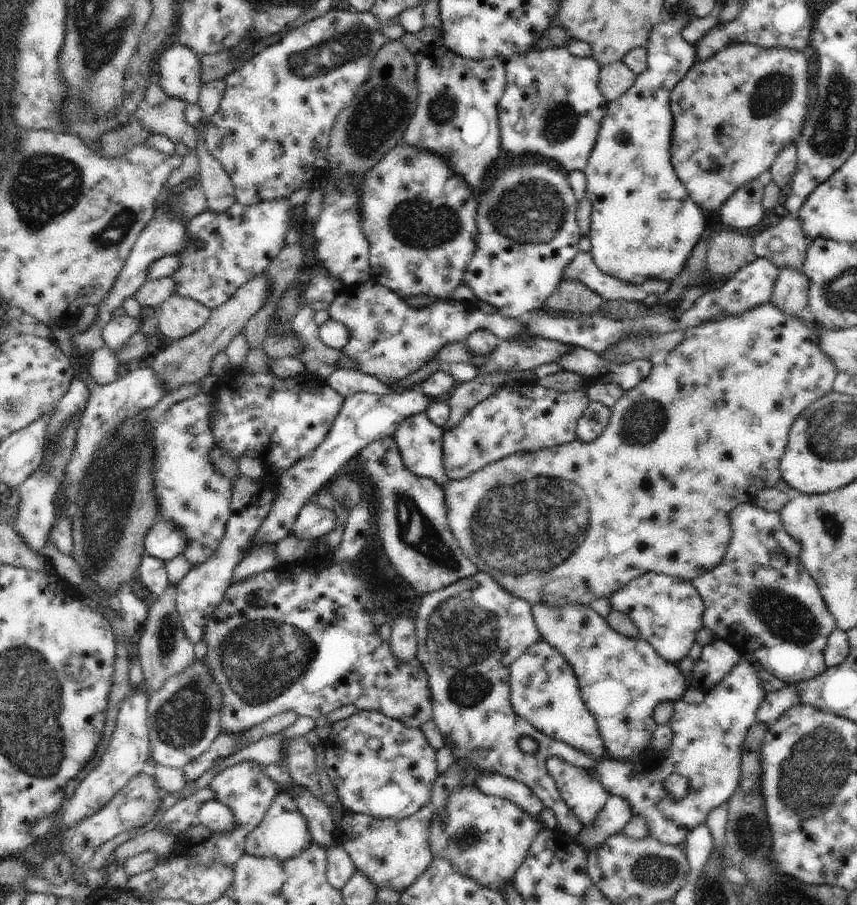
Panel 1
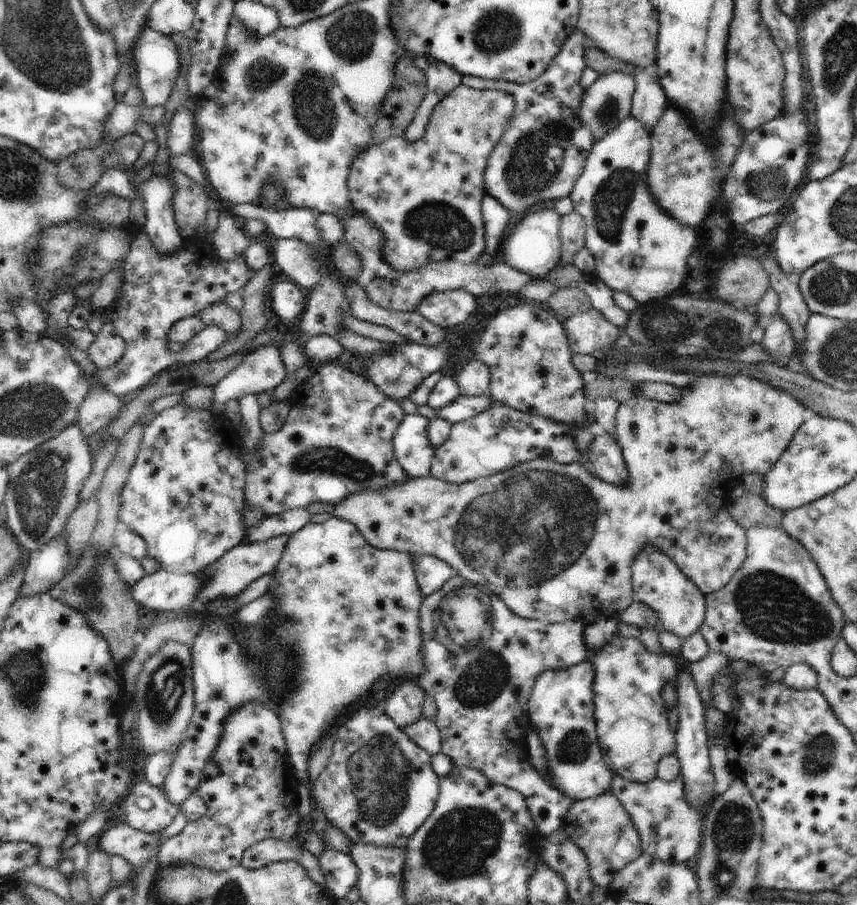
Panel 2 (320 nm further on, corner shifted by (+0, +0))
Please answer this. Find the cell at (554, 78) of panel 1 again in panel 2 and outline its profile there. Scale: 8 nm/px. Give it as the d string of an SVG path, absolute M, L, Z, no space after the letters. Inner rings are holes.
M574 29L574 32L562 45L560 52L546 69L546 72L534 81L524 85L505 81L491 81L480 77L471 77L470 75L464 75L461 80L466 87L478 91L484 91L485 89L503 91L514 98L514 115L511 117L504 135L490 154L484 172L484 183L485 193L494 196L502 206L506 206L508 211L510 213L514 212L516 216L520 216L522 212L526 214L527 211L535 209L536 204L540 204L540 202L558 201L569 197L575 183L584 171L590 150L594 147L593 135L588 128L582 125L581 119L578 117L578 110L585 92L581 88L580 79L584 68L587 67L584 42L586 42L586 35L583 34L582 30Z

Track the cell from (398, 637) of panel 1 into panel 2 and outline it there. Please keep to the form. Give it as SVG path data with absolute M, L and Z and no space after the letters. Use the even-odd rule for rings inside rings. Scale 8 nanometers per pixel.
M413 678L405 679L386 699L382 709L398 728L410 726L422 719L422 708L426 698L425 691Z

